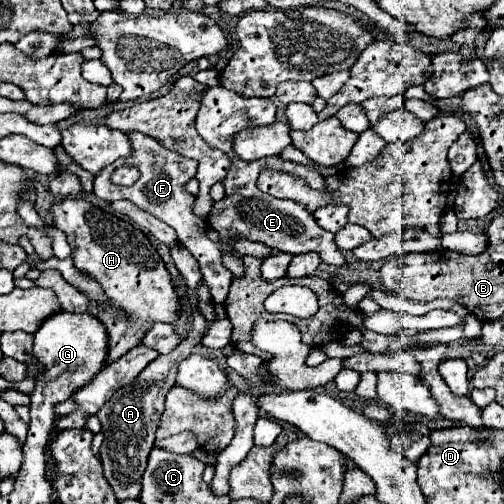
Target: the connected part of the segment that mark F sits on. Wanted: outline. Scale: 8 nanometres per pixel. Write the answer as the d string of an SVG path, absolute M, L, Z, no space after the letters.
M132 133L128 137L130 137L130 141L134 145L134 155L128 161L122 159L122 163L130 165L130 167L136 167L140 171L140 179L132 187L112 185L110 175L112 175L114 169L108 165L108 169L104 169L94 179L94 193L104 201L128 199L128 201L136 203L140 209L144 209L144 211L152 213L154 217L162 219L164 223L168 223L178 233L178 241L198 261L200 271L202 271L202 279L206 281L206 287L210 291L212 301L214 303L224 303L226 295L228 295L228 287L232 283L232 273L222 263L222 255L224 255L222 249L226 249L226 245L222 245L222 237L218 237L220 235L218 231L212 229L212 235L206 235L208 223L194 213L196 197L186 193L186 189L184 189L186 183L195 177L198 163L192 159L186 159L186 157L182 157L178 153L172 153L168 149L162 149L158 145L158 141L154 141L152 137L146 137L142 133Z

